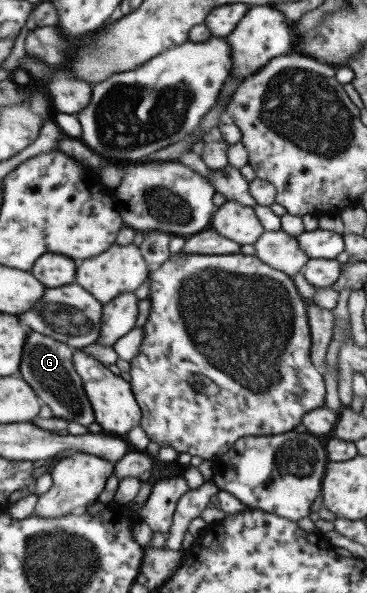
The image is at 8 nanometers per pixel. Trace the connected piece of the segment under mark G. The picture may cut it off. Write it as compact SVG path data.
M31 333L27 339L27 347L23 351L19 377L23 377L31 385L35 395L39 397L44 406L49 405L51 413L55 417L61 417L61 419L87 427L87 425L95 423L95 415L93 415L93 408L83 389L81 376L75 369L73 351L74 349L69 345L61 343L49 335Z

